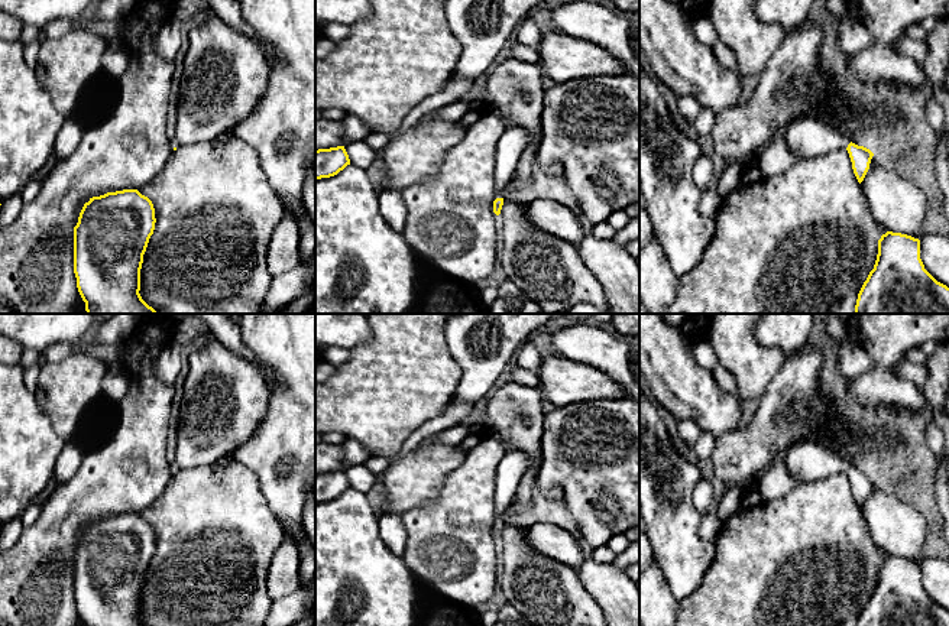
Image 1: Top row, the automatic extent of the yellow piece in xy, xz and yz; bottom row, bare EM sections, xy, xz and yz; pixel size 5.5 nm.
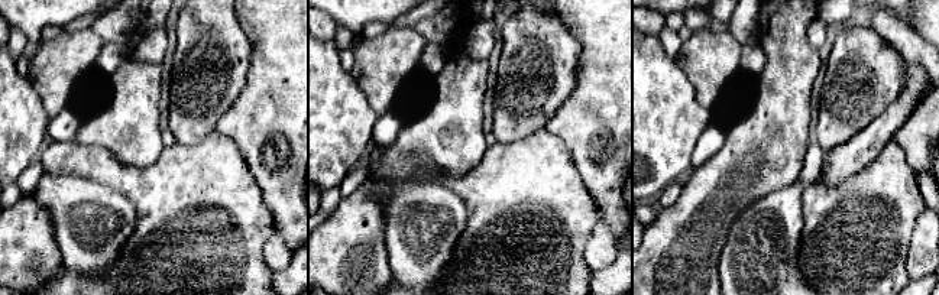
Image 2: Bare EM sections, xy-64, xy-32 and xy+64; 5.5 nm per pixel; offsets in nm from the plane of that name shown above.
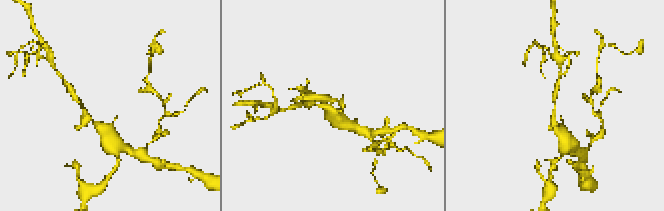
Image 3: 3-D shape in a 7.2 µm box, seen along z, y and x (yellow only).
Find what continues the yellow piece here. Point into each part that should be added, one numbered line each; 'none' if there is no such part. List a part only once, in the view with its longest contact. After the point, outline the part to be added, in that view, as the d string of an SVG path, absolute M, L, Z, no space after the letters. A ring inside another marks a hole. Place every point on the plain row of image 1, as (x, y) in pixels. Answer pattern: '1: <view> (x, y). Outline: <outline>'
1: xz (511, 469). Outline: M509 451L498 464L495 479L495 523L503 522L502 515L512 503L522 476L532 467L525 451Z

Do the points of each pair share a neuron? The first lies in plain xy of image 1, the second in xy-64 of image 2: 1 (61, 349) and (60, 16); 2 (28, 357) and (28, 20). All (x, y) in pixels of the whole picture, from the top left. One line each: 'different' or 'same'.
1: different
2: different

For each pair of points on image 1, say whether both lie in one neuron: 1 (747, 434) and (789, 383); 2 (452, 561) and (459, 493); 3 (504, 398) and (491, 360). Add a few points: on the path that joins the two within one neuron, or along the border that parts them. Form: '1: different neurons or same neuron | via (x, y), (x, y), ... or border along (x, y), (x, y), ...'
1: same neuron | via (760, 424), (787, 396)
2: same neuron | via (452, 544), (452, 535), (459, 522), (459, 511)
3: different neurons | border along (496, 386), (486, 396)

